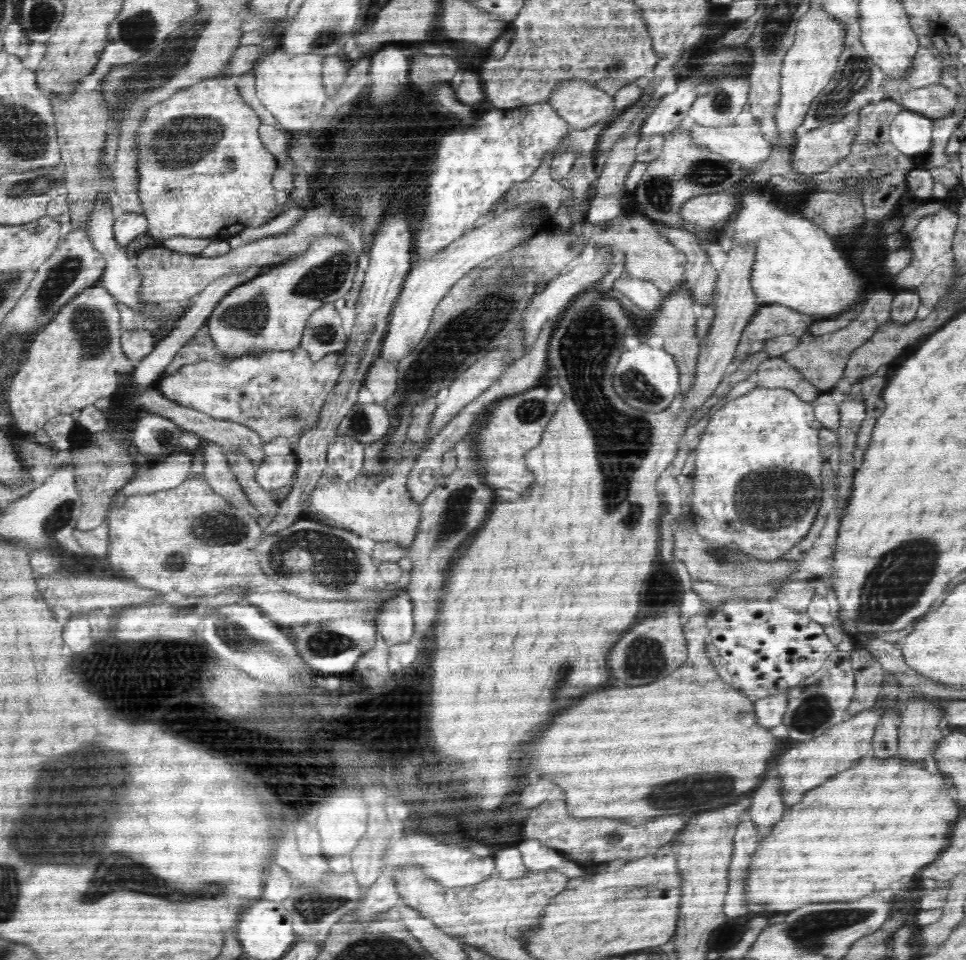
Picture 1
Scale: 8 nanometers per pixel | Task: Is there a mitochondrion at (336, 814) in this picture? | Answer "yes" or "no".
no

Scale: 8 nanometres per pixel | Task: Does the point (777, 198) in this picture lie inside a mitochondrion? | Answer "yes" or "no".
no

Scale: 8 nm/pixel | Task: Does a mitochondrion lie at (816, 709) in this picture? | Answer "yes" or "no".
yes

